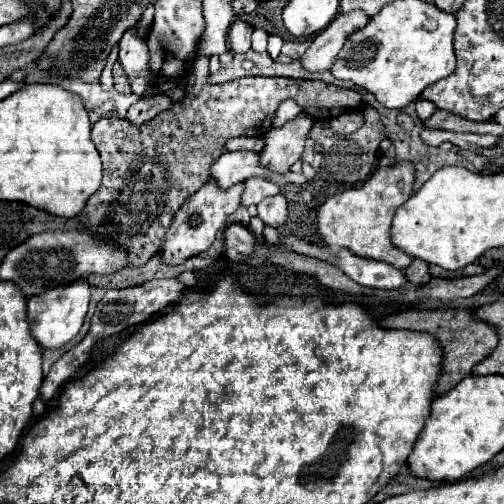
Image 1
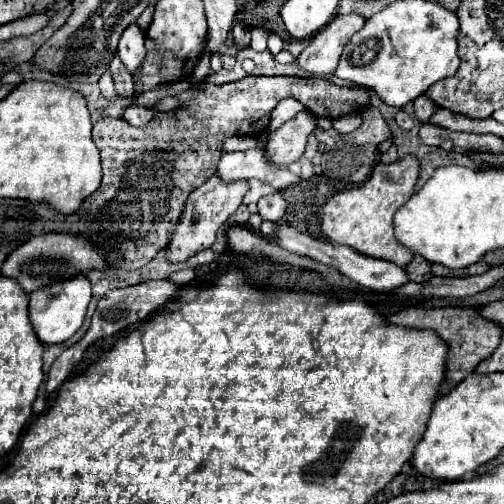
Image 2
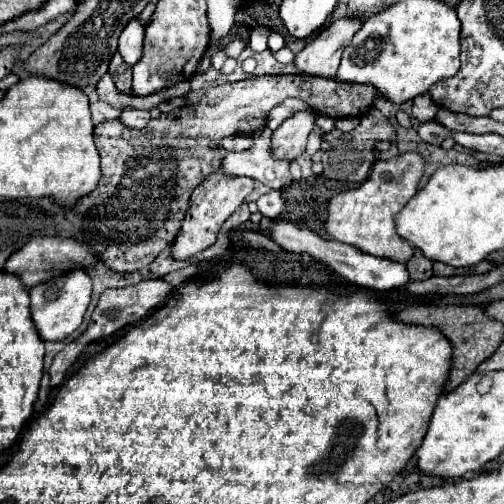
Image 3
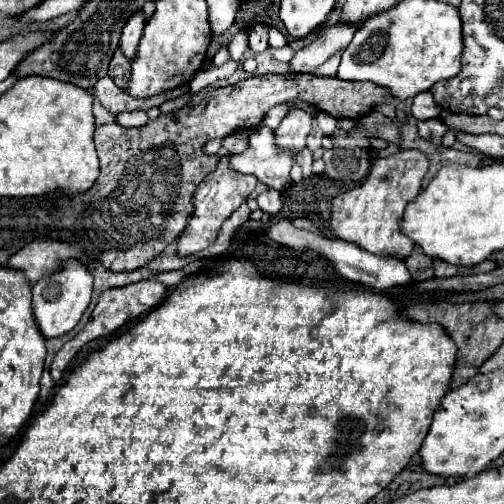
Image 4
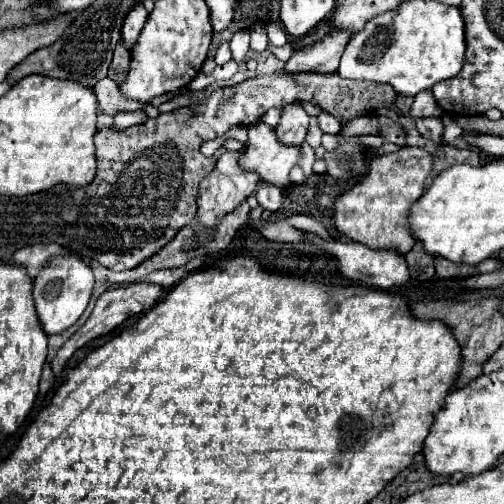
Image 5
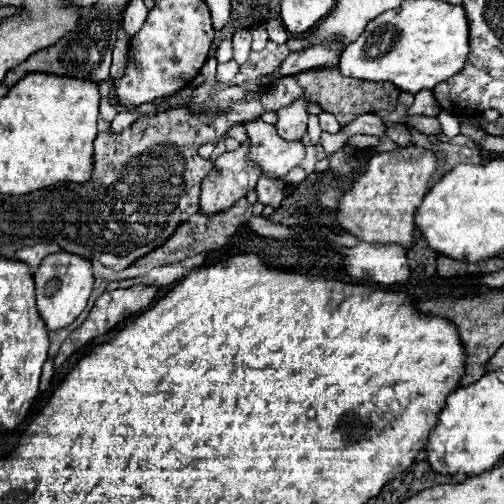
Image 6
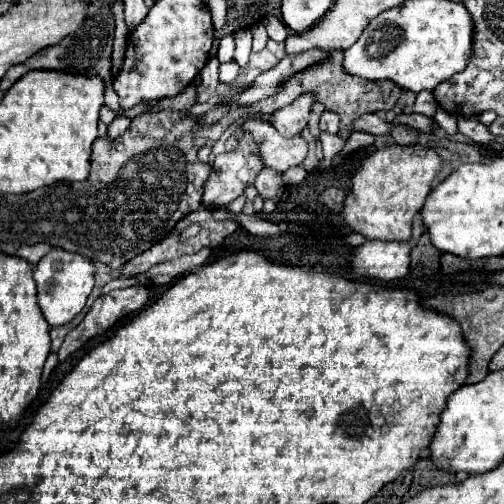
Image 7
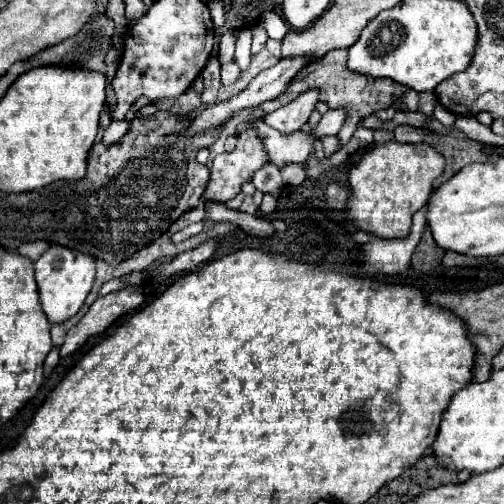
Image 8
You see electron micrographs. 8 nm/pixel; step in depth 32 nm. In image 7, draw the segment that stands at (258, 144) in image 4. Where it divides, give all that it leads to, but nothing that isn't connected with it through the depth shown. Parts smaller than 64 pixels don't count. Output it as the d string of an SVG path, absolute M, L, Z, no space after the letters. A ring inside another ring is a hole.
M246 120L241 128L250 132L254 142L258 144L258 158L264 168L272 168L278 174L284 174L292 166L300 166L306 158L308 144L302 136L284 138L276 132L276 128L264 120Z

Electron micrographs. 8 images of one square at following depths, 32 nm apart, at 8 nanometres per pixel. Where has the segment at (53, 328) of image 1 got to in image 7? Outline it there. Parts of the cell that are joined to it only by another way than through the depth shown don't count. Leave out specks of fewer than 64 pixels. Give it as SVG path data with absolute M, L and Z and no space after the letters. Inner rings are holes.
M52 250L48 252L36 266L34 270L34 280L38 288L38 306L44 314L44 320L48 322L50 328L70 324L76 314L86 306L86 300L94 288L94 264L72 252L64 250Z

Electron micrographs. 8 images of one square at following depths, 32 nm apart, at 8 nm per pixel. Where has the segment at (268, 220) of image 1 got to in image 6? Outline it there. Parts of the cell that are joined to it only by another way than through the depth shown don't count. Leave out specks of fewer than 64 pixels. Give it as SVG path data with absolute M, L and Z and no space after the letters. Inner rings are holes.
M260 176L258 184L256 184L256 194L264 206L278 208L282 202L282 190L274 190L274 180L268 180L264 176Z

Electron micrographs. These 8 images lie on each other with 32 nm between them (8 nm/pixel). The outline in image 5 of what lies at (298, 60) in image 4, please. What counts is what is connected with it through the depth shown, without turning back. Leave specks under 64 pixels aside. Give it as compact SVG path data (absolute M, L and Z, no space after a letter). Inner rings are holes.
M344 30L326 32L320 40L310 46L304 46L292 54L286 62L286 72L318 72L316 68L324 68L324 72L334 74L340 64L340 56L350 42L352 34Z

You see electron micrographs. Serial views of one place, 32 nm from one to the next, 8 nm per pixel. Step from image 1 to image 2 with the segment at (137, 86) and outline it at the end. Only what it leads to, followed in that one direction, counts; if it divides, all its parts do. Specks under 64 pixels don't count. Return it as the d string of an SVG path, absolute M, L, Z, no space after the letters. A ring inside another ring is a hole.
M132 24L128 26L128 30L124 30L120 44L118 44L118 56L134 78L134 74L138 72L138 68L144 64L144 58L146 58L144 30L138 24Z

